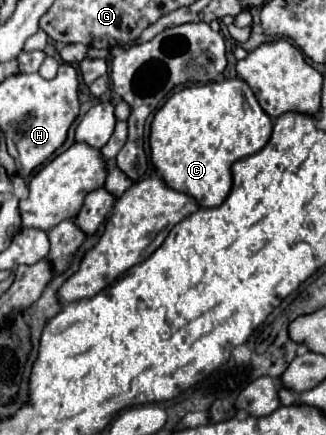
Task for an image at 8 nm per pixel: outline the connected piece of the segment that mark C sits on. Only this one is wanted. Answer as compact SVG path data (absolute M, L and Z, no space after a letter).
M225 79L221 83L205 83L205 85L191 85L175 95L171 95L165 105L155 113L151 121L151 159L161 173L163 181L175 189L189 193L197 199L201 207L219 207L231 187L233 187L233 173L231 165L243 157L249 157L261 151L267 141L271 139L273 121L257 103L251 87L243 79Z

